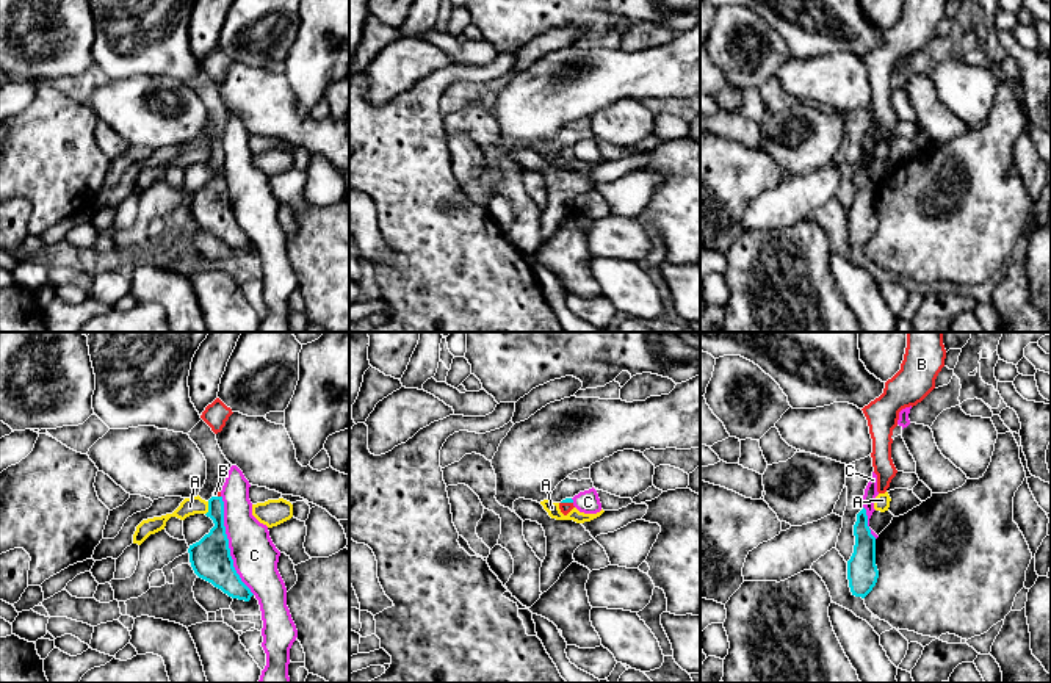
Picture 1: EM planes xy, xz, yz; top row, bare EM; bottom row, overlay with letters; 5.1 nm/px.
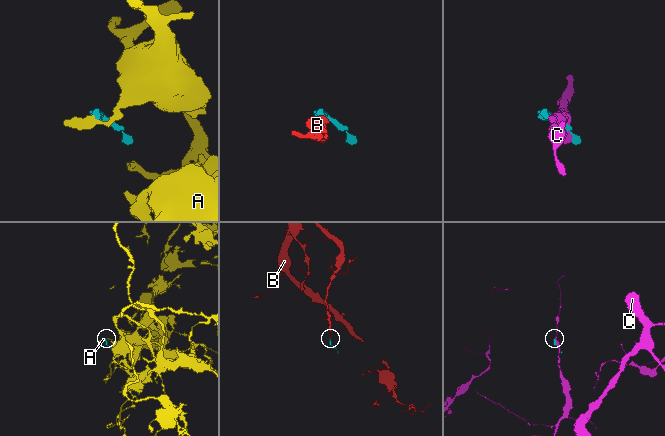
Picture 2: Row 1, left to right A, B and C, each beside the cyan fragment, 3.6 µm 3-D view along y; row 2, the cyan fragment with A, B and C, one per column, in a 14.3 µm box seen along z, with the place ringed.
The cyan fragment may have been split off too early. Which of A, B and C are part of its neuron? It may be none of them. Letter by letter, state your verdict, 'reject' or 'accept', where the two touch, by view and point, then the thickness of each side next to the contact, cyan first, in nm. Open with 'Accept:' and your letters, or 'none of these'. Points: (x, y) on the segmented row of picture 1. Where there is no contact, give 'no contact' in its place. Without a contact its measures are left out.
Accept: B
A: reject | xy (209, 508) | 200/90 nm
B: accept | xz (567, 502) | 30/60 nm
C: reject | xy (227, 545) | 220/220 nm

